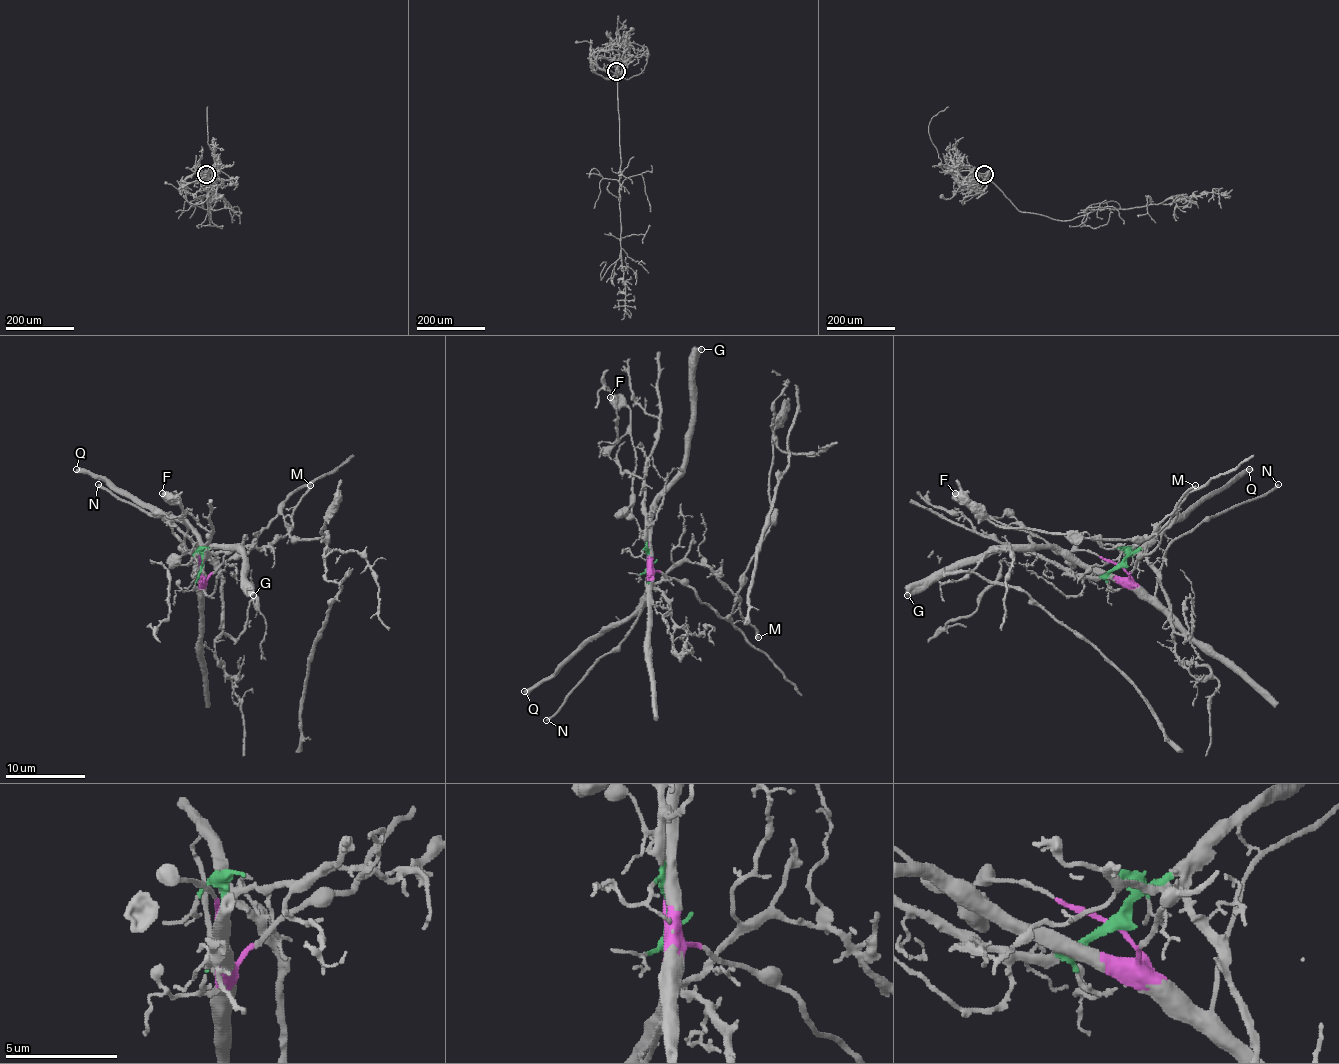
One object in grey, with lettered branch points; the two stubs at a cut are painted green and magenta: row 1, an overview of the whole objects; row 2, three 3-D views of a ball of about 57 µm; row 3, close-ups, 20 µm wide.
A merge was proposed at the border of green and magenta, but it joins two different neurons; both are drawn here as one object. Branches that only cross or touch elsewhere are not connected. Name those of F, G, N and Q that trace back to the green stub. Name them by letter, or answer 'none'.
Q

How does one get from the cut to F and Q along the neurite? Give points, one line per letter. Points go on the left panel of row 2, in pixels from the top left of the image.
F: (199, 566), (199, 558), (191, 550), (183, 552), (187, 532), (183, 508), (171, 504), (161, 494)
Q: (201, 566), (201, 540), (185, 524), (161, 518), (149, 508), (119, 494), (103, 478), (75, 470)

